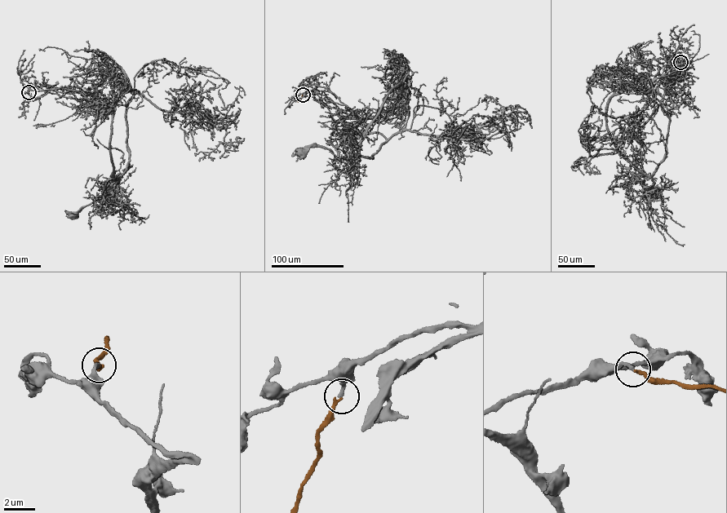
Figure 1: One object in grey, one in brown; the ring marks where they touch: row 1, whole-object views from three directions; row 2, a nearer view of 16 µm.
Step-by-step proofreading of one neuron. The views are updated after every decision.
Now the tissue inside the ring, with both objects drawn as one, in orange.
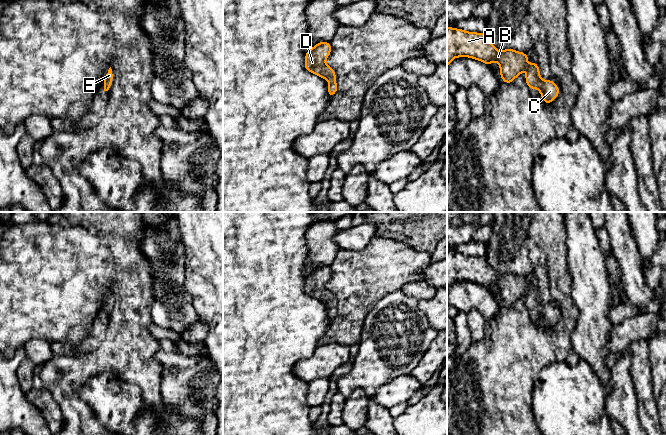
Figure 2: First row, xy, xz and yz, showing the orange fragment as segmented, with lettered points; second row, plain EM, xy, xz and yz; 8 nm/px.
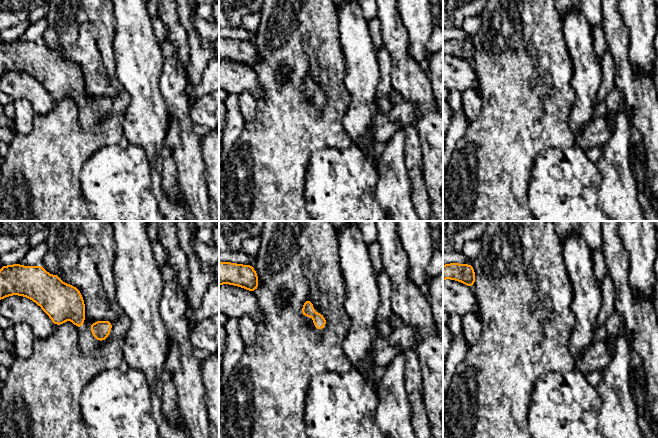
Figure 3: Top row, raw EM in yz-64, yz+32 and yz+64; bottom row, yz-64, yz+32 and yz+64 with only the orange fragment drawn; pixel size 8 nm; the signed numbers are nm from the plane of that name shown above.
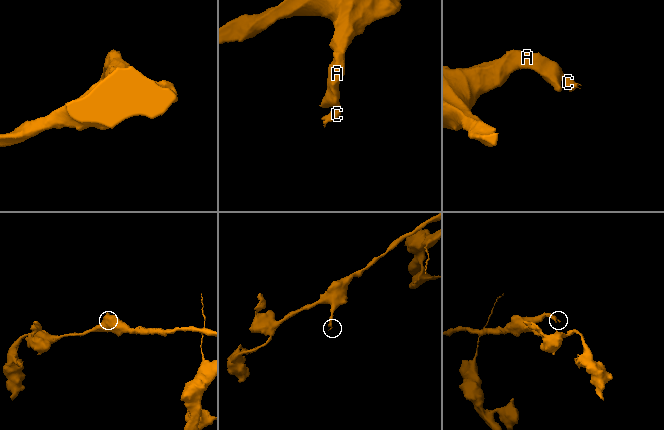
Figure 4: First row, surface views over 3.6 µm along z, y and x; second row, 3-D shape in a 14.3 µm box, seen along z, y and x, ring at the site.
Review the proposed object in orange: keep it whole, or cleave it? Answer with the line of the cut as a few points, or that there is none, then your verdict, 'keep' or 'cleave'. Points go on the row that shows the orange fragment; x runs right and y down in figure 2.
no cut | keep

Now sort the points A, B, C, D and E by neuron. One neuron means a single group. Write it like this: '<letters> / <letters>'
A B C D E

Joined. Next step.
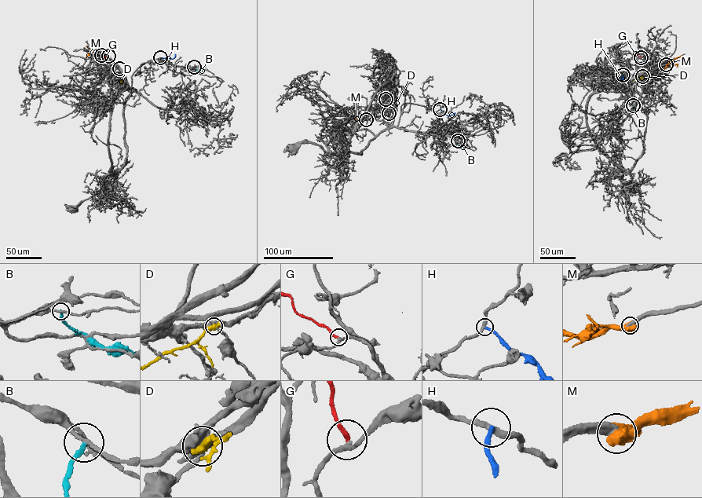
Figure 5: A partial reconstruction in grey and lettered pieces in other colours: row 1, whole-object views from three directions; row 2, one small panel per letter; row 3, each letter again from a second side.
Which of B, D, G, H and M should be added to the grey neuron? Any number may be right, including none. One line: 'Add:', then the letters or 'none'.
Add: G, M

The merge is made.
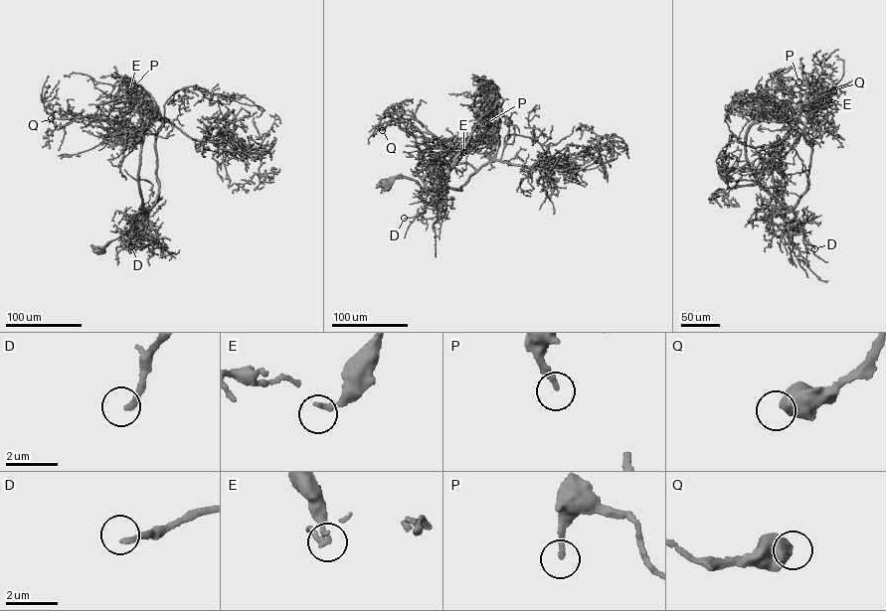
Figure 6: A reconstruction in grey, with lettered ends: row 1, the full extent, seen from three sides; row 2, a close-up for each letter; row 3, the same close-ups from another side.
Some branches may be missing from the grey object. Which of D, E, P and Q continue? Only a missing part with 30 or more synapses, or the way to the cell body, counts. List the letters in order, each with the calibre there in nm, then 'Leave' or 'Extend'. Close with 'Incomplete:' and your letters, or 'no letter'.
D: Thickness 220 nm. Extend
E: Thickness 160 nm. Leave
P: Thickness 180 nm. Leave
Q: Thickness 650 nm. Leave
Incomplete: D

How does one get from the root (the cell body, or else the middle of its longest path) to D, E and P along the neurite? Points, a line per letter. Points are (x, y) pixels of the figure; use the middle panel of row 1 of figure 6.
D: (386, 184), (405, 177), (438, 197), (421, 215), (404, 218)
E: (386, 184), (405, 177), (430, 190), (458, 190), (494, 158), (500, 141), (463, 152)
P: (386, 184), (405, 177), (435, 191), (461, 189), (494, 158), (500, 141), (483, 137), (487, 123)

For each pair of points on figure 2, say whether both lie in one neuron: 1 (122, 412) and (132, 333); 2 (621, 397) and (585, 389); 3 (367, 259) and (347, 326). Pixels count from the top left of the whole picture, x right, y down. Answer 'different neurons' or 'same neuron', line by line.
1: different neurons
2: different neurons
3: same neuron

